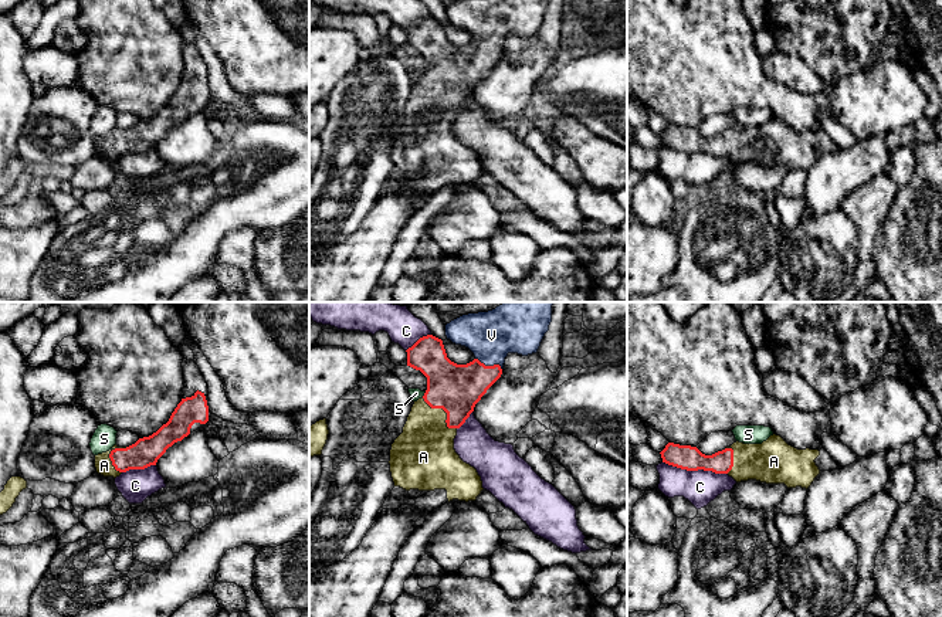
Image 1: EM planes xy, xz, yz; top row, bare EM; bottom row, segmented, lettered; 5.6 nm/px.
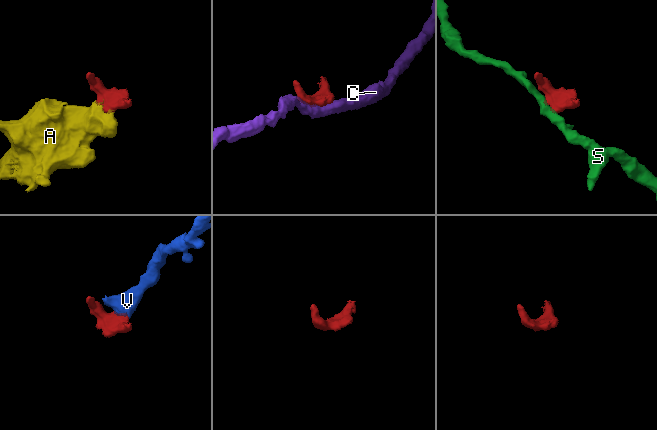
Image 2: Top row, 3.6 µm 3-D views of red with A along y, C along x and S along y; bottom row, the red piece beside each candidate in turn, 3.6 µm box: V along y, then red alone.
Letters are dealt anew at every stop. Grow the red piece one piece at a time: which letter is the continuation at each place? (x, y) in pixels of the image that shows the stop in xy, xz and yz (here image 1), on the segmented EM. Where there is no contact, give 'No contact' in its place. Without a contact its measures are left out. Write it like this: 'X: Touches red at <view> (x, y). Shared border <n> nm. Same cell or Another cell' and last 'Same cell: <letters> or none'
A: Touches red at xz (444, 410). Shared border 260 nm. Same cell
C: Touches red at yz (695, 470). Shared border 380 nm. Another cell
S: Touches red at xz (424, 395). Shared border 40 nm. Another cell
V: Touches red at xz (490, 366). Shared border 170 nm. Same cell
Same cell: A, V

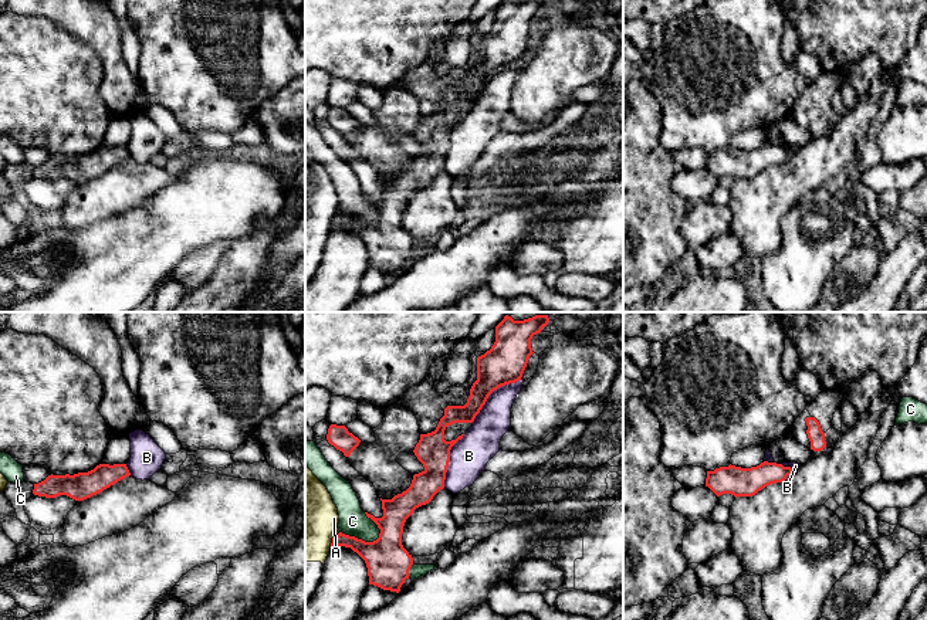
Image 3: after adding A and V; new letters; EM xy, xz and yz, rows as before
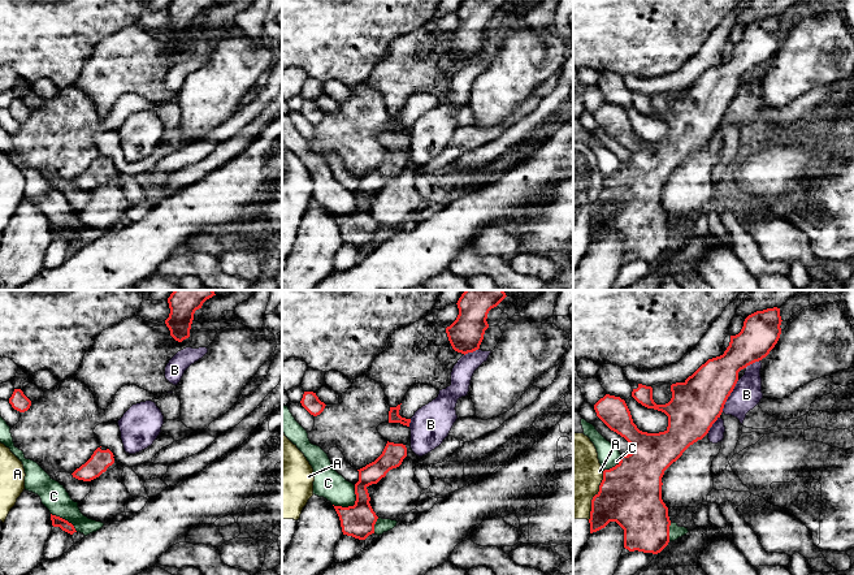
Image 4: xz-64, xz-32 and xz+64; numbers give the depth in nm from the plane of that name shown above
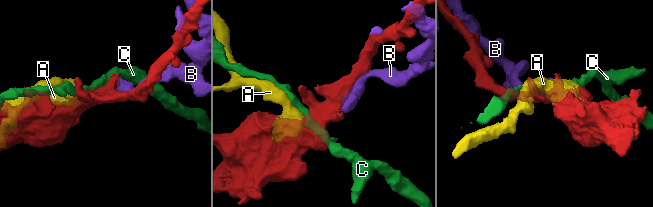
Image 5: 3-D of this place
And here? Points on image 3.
A: Touches red at xz (332, 539). Shared border 110 nm. Another cell
B: Touches red at xz (491, 392). Shared border 380 nm. Another cell
C: Touches red at xz (362, 541). Shared border 240 nm. Another cell
Same cell: none

